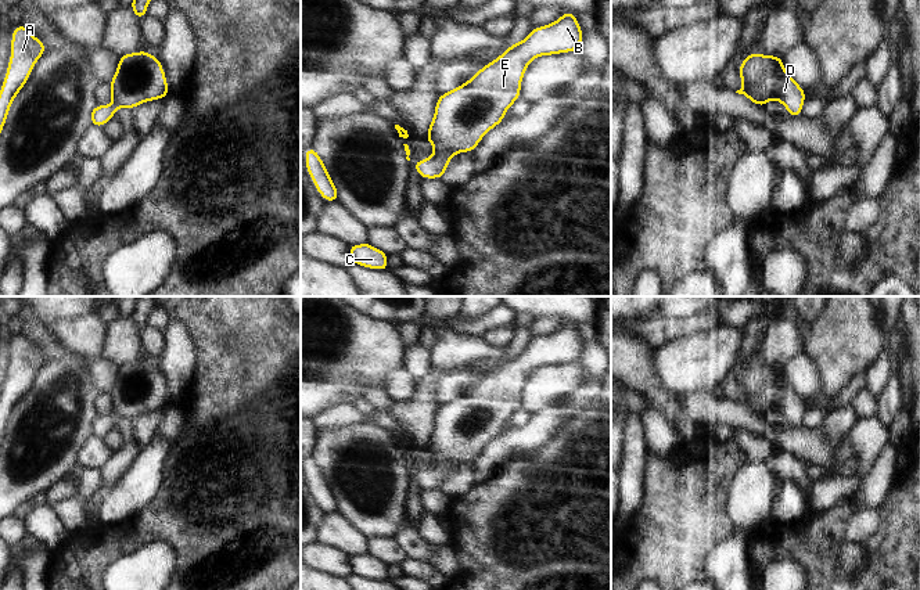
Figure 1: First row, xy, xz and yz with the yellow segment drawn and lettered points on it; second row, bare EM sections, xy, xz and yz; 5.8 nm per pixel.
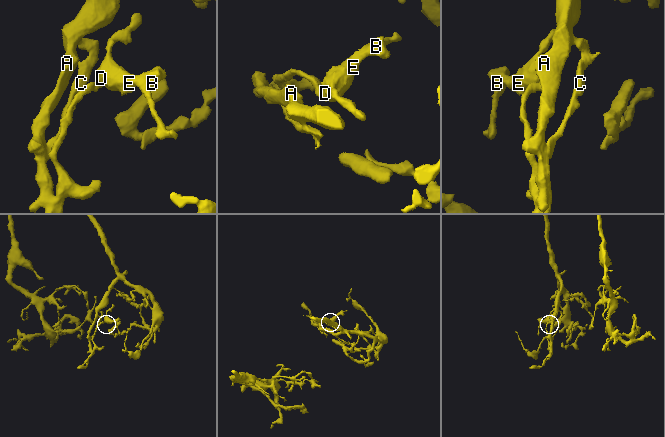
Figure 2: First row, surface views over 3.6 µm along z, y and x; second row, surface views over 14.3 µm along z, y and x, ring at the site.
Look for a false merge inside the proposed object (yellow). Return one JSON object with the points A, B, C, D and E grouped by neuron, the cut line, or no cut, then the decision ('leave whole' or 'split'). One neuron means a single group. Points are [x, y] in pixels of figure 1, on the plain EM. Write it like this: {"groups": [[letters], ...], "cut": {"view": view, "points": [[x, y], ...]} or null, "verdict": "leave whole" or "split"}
{"groups": [["A", "B", "C", "D", "E"]], "cut": null, "verdict": "leave whole"}

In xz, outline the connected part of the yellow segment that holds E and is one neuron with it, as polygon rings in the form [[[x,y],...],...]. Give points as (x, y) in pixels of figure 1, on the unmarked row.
[[[565,321],[547,335],[532,338],[522,352],[514,352],[496,370],[478,379],[470,391],[441,404],[424,450],[434,456],[431,467],[413,475],[421,489],[443,489],[453,465],[474,463],[485,445],[504,431],[504,424],[521,407],[521,392],[528,375],[542,366],[578,361],[583,350],[576,324]]]

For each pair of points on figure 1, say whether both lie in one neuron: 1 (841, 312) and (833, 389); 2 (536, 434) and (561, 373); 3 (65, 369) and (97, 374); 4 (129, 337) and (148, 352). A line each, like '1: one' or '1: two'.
1: one
2: two
3: two
4: one

